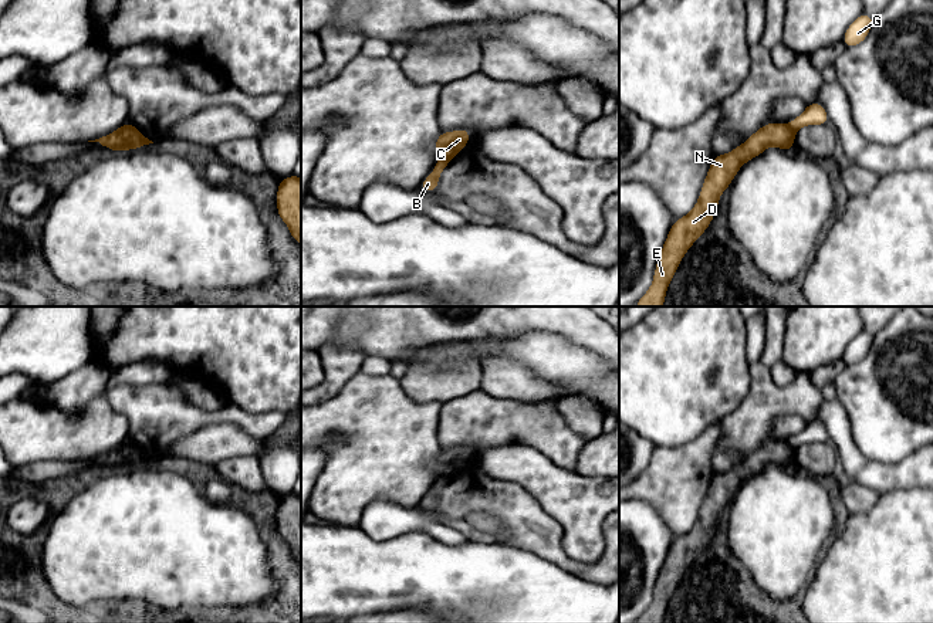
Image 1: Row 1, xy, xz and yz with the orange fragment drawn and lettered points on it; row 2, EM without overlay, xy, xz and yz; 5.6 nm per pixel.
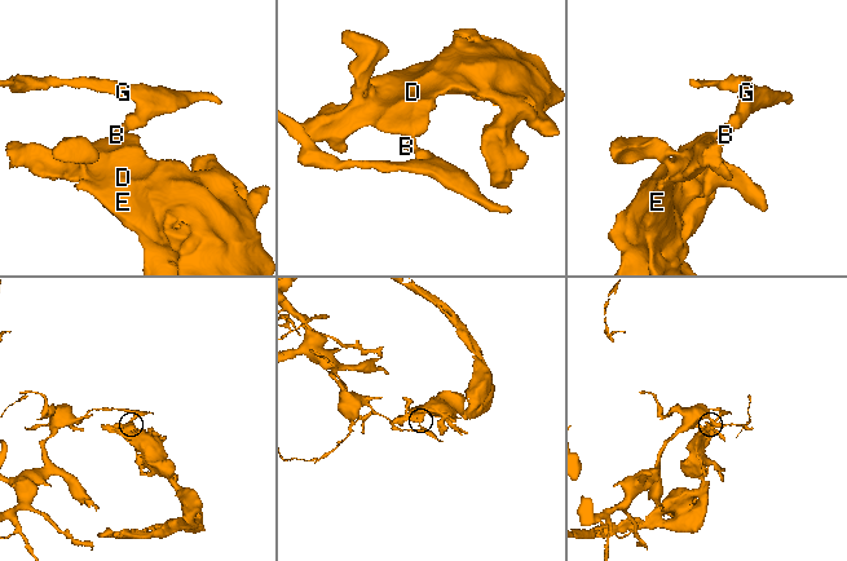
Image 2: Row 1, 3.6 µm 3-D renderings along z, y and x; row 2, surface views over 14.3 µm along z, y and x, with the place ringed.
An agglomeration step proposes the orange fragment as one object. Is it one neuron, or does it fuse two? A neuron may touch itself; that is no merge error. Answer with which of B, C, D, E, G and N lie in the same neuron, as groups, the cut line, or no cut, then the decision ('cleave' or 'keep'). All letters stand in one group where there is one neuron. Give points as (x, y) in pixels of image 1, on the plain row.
B G / C D E N | xz (439, 476), (448, 480) | cleave

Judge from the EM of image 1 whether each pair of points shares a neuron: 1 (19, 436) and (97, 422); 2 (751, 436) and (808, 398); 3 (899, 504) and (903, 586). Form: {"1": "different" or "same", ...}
{"1": "same", "2": "same", "3": "same"}

